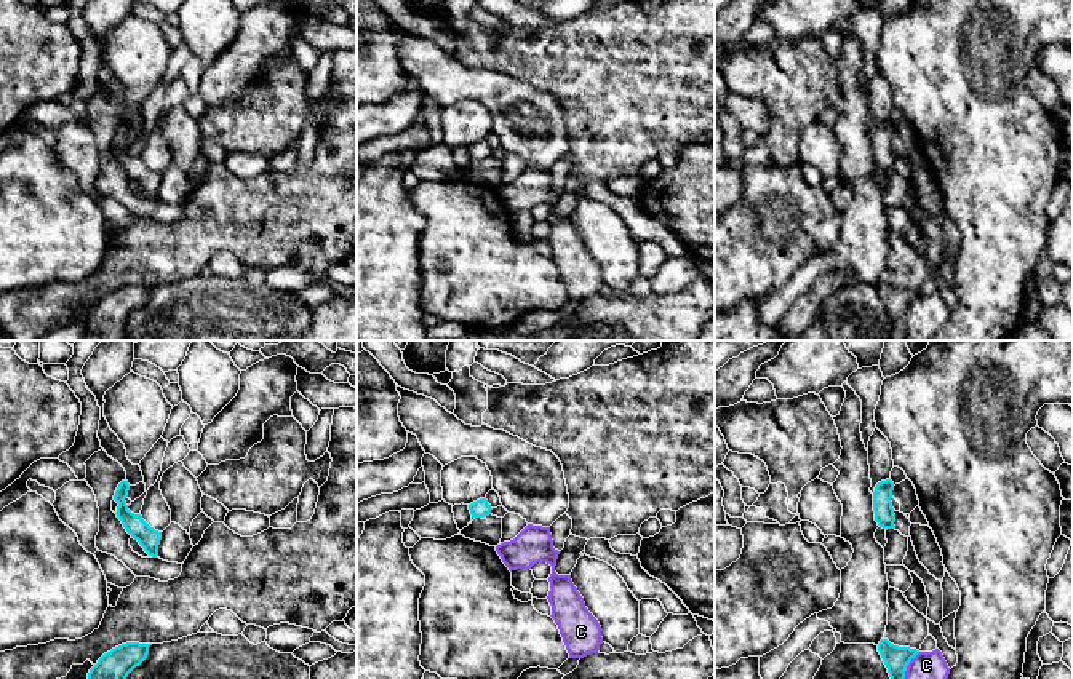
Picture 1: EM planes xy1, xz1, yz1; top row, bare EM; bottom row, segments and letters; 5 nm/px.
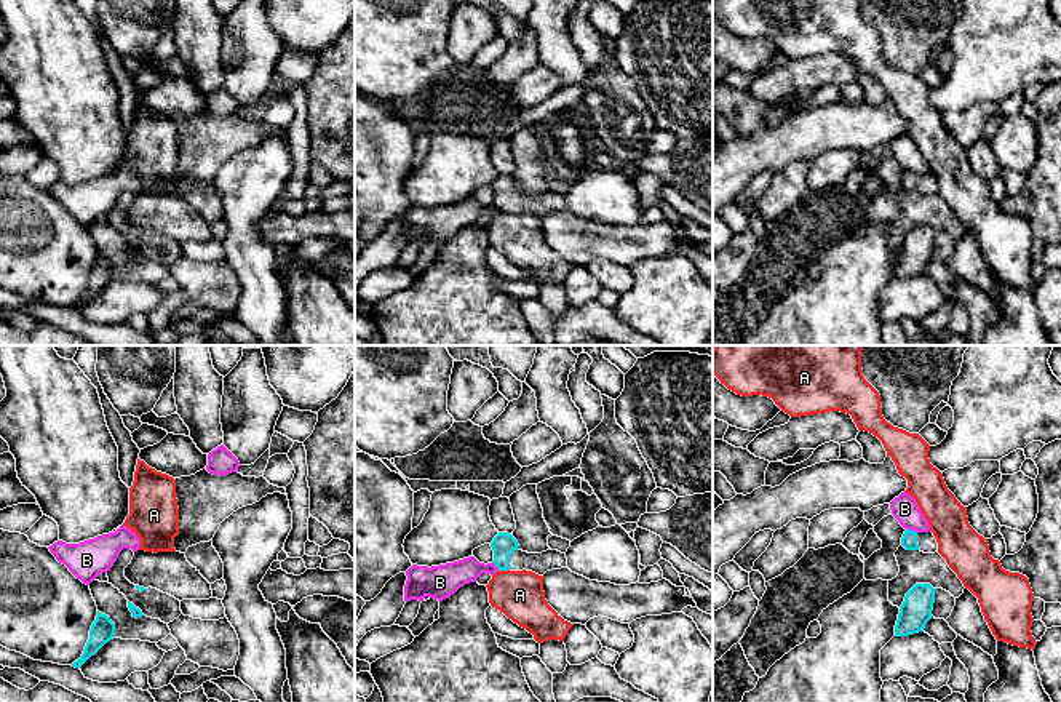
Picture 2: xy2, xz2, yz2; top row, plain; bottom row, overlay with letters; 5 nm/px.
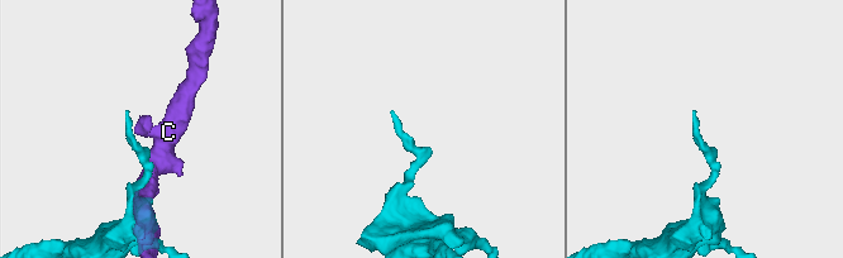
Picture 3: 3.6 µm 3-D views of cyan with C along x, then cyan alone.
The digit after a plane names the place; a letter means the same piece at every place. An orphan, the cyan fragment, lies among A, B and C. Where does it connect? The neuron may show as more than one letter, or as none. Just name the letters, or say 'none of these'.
none of these

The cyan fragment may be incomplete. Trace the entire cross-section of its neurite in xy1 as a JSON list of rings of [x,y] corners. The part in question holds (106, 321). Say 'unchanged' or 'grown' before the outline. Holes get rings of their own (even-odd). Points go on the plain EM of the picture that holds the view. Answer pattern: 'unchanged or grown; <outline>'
unchanged; [[[126,284],[104,296],[88,315],[83,340],[128,340],[128,316],[149,297],[152,286]]]

